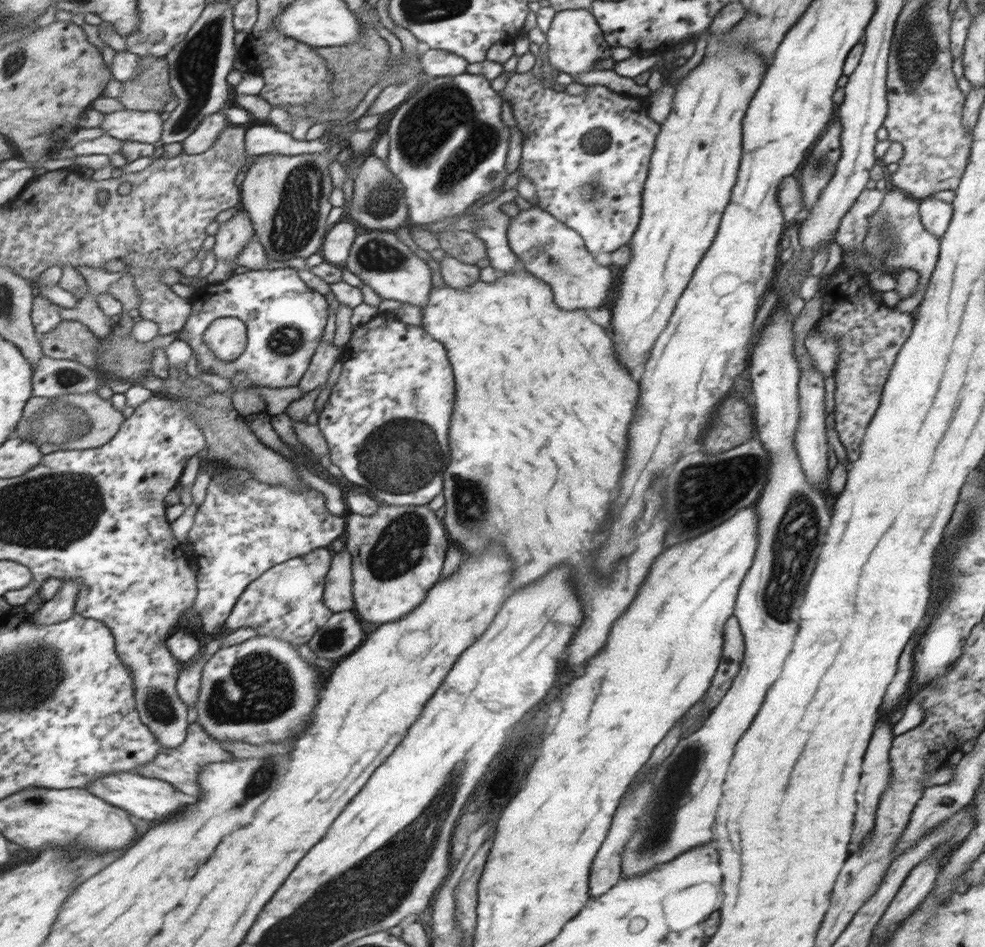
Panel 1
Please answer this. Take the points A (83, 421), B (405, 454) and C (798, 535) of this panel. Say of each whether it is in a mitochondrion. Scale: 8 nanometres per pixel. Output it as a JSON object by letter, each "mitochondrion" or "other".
{"A":"mitochondrion","B":"mitochondrion","C":"mitochondrion"}

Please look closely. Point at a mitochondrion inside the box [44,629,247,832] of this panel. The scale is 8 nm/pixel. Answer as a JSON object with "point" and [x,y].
{"point":[158,705]}

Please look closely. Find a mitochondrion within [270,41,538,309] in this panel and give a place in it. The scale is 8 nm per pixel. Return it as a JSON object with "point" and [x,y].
{"point":[440,132]}

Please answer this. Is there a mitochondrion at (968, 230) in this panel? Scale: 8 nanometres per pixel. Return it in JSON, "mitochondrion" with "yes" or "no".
{"mitochondrion":"no"}

